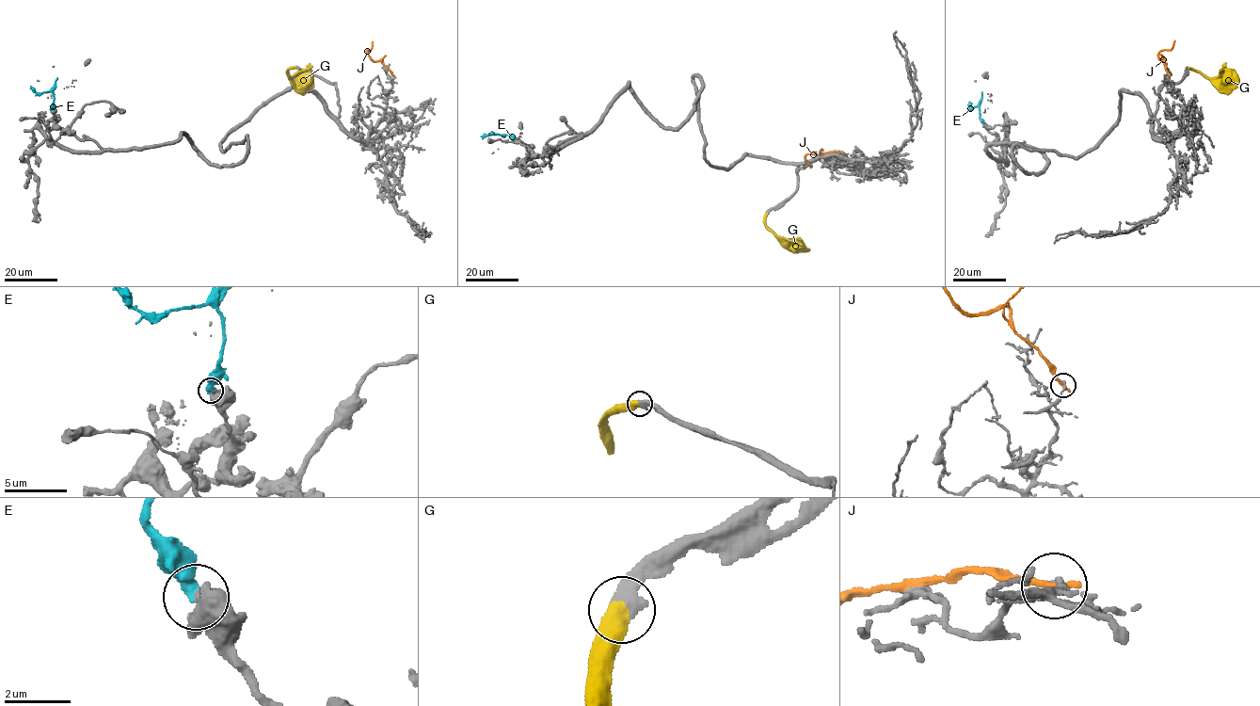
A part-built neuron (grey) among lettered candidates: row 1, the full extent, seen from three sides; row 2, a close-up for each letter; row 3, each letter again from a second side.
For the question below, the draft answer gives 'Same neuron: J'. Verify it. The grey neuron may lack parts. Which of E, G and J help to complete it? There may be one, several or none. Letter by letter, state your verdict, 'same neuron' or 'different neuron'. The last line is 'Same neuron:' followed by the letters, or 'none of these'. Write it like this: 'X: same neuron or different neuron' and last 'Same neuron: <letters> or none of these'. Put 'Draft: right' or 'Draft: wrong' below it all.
E: different neuron
G: same neuron
J: different neuron
Same neuron: G
Draft: wrong

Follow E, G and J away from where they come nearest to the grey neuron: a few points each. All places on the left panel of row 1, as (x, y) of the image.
E: (51, 109), (54, 94), (51, 91), (37, 93), (31, 87)
G: (295, 67), (286, 72), (291, 82), (312, 85)
J: (393, 76), (382, 59), (373, 61), (368, 55), (367, 50), (371, 49), (373, 41)

